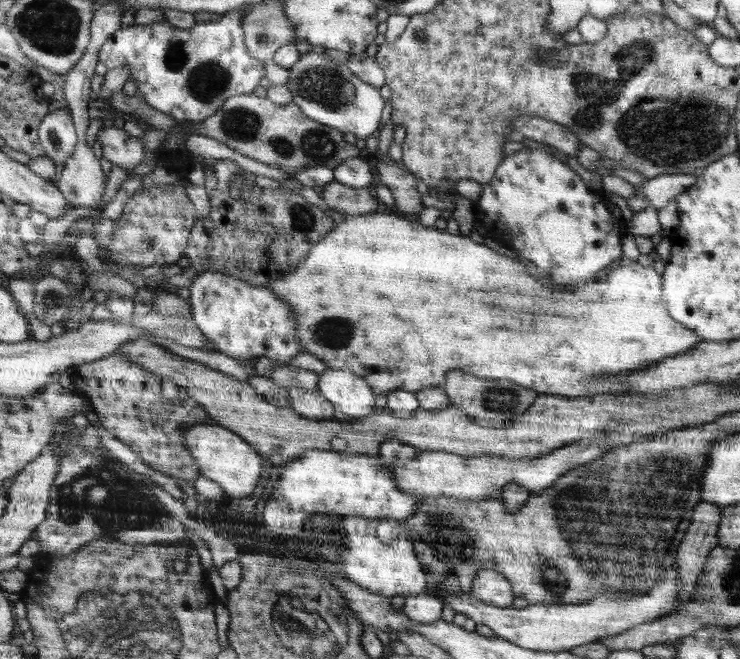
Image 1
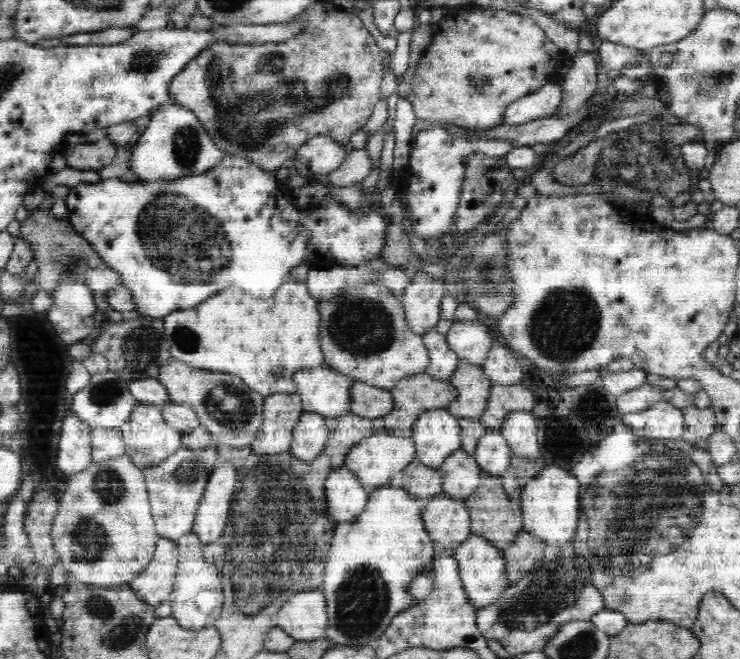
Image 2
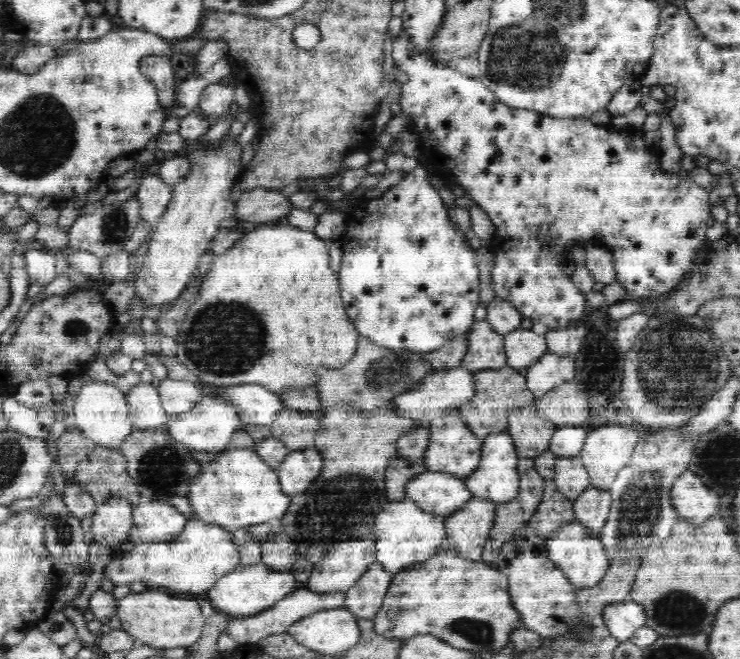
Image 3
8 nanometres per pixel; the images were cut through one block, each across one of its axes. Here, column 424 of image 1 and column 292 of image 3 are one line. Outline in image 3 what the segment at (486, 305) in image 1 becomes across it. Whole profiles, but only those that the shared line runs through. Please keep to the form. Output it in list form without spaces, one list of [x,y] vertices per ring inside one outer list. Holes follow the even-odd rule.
[[[262,223],[256,229],[240,237],[225,253],[214,257],[210,271],[206,274],[205,283],[194,304],[190,307],[178,336],[175,341],[178,344],[178,360],[198,378],[198,380],[220,387],[239,384],[261,384],[269,388],[272,392],[286,392],[292,389],[302,389],[316,384],[320,380],[317,375],[318,369],[340,369],[350,361],[358,348],[359,333],[355,325],[346,316],[346,310],[340,298],[340,288],[338,288],[338,276],[334,270],[330,270],[330,255],[328,254],[329,242],[326,239],[316,236],[313,232],[301,230],[292,225],[268,226]]]

